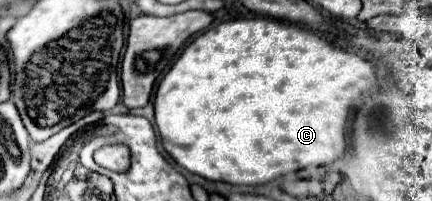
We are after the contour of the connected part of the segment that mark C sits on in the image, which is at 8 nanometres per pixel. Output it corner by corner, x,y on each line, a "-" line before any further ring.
268,17
232,19
232,21
220,23
208,31
204,31
182,51
178,61
164,75
164,79
160,81
160,85
156,89
153,103
154,122
160,137
162,137
162,147
186,171
196,173
196,175
210,179
210,181
224,181
224,183
232,183
232,185
262,185
262,183
268,183
276,177
288,175
292,171
298,171
298,169
304,169
310,165
328,165
328,163
340,159
346,151
344,125
346,125
348,109
364,91
368,91
376,83
378,83
378,77
376,77
372,63
368,63
366,59
358,57
352,51
330,45
328,41
324,41
322,37
318,37
310,29
302,29
298,25
290,25
286,21
268,19

